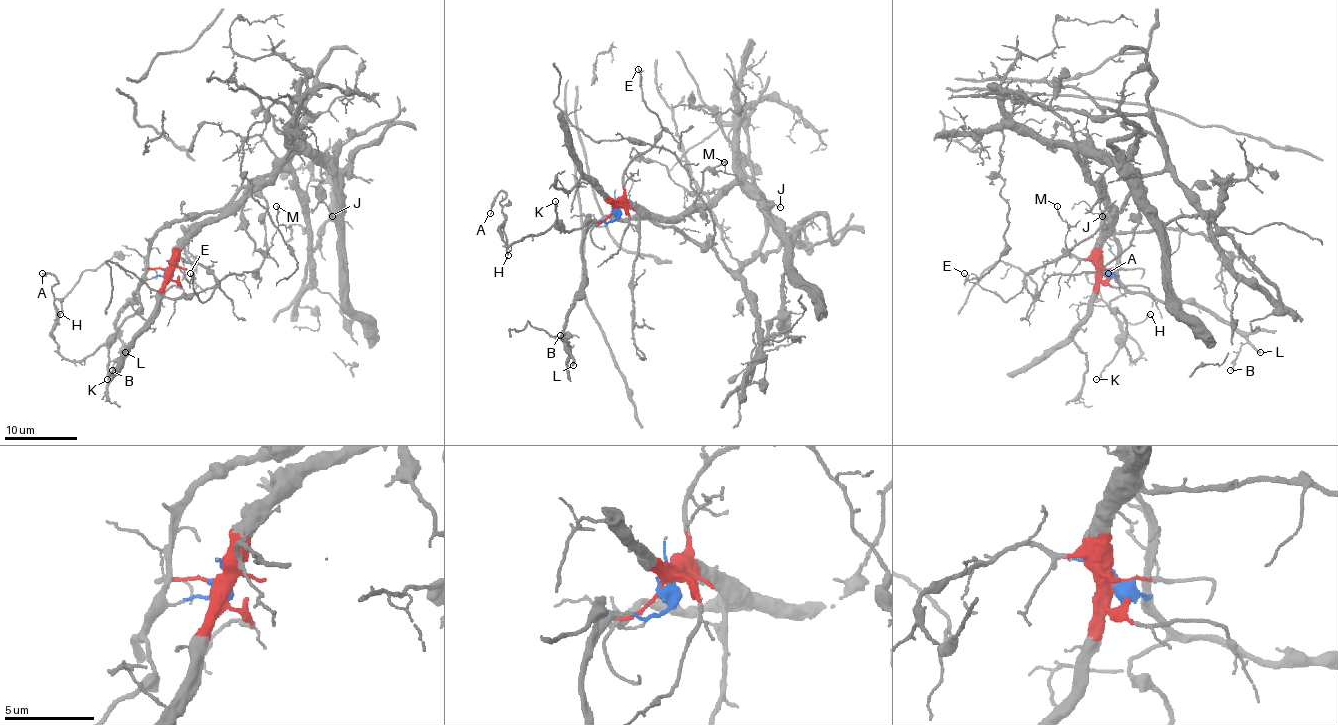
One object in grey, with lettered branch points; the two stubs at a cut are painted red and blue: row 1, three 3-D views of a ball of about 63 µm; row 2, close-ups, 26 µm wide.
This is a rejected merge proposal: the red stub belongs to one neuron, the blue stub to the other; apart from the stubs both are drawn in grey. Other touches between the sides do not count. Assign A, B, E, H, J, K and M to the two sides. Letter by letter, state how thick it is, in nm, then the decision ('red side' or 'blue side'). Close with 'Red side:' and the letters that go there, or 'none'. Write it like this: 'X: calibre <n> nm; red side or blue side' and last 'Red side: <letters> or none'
A: calibre 120 nm; blue side
B: calibre 140 nm; blue side
E: calibre 60 nm; red side
H: calibre 200 nm; blue side
J: calibre 130 nm; red side
K: calibre 170 nm; blue side
M: calibre 140 nm; red side
Red side: E, J, M

